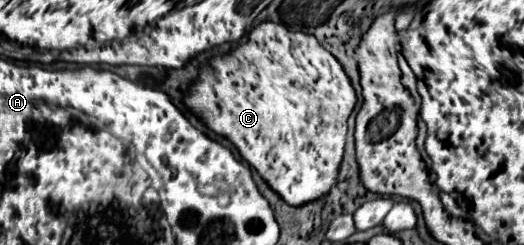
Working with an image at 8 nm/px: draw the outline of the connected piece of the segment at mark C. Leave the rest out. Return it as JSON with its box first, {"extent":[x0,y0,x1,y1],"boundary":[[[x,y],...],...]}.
{"extent":[184,23,356,203],"boundary":[[[262,23],[248,33],[248,43],[240,45],[230,55],[214,57],[202,67],[198,81],[186,92],[184,103],[214,133],[230,135],[228,139],[240,155],[258,169],[286,203],[294,197],[314,201],[336,185],[348,131],[346,121],[356,105],[356,95],[342,65],[318,45],[316,37],[292,33],[278,23]]]}

